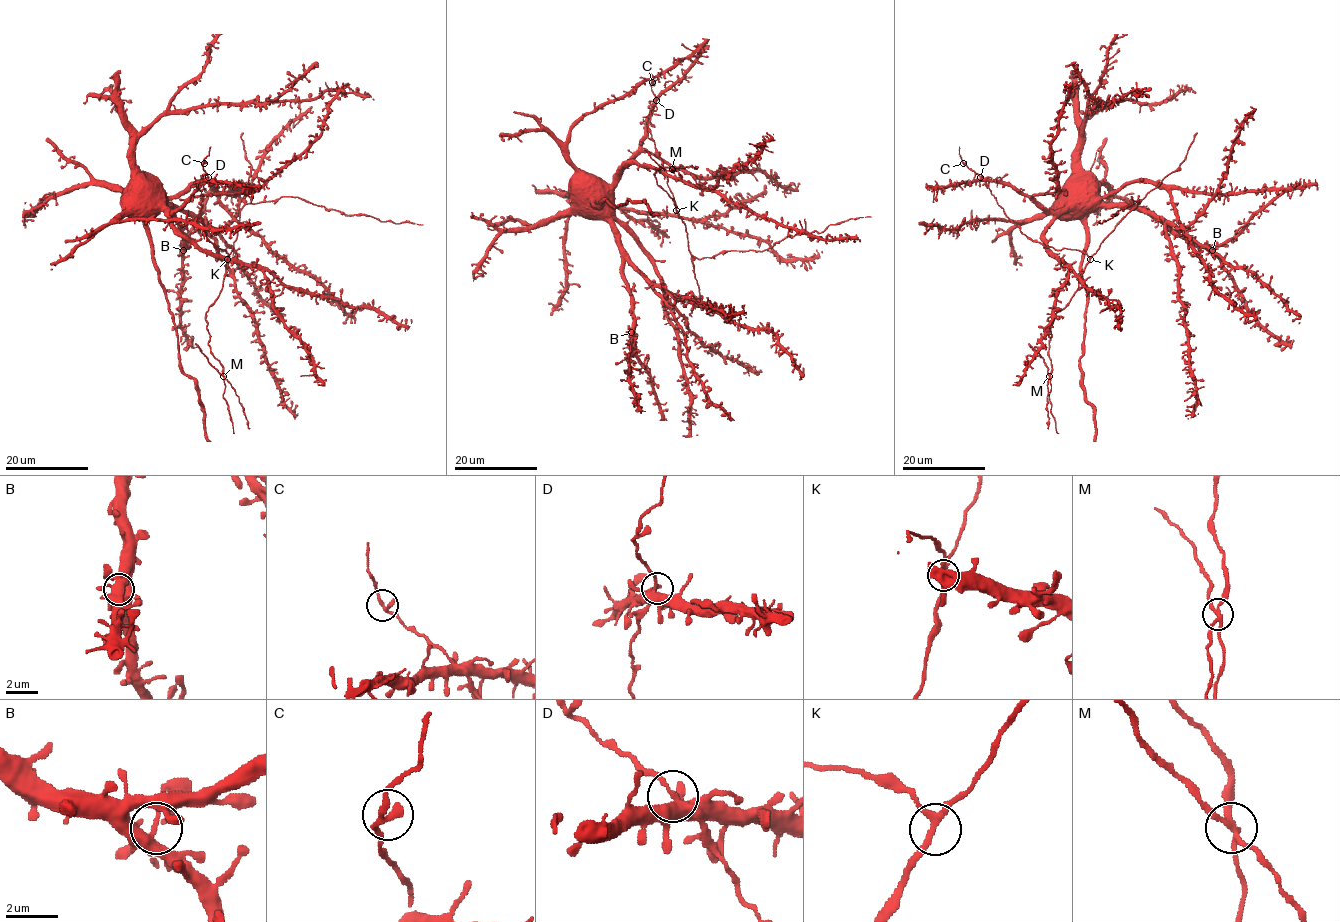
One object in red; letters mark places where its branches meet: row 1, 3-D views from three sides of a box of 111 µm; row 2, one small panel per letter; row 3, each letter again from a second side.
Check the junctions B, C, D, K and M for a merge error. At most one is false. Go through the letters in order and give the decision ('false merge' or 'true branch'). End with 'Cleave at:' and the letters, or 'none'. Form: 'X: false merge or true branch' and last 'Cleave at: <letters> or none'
B: true branch
C: true branch
D: true branch
K: true branch
M: false merge
Cleave at: M

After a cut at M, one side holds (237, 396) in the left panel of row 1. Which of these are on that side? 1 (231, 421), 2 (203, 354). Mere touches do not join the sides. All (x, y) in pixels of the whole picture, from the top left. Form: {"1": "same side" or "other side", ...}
{"1": "other side", "2": "same side"}

